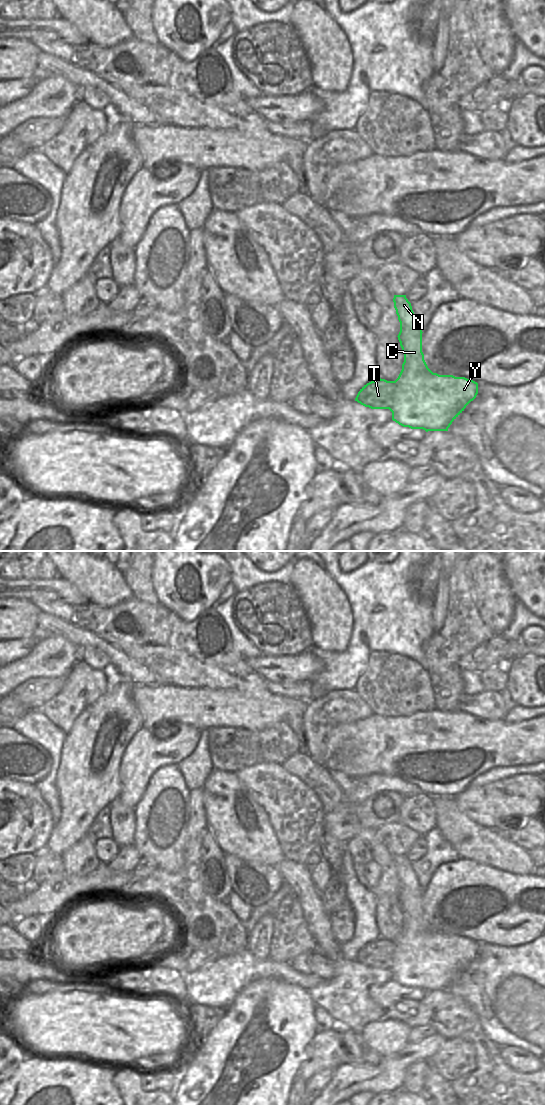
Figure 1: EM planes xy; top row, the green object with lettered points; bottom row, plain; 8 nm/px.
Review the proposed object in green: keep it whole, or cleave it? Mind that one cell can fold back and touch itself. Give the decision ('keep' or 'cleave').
keep

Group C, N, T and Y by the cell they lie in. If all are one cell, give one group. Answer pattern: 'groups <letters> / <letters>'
groups C N T Y

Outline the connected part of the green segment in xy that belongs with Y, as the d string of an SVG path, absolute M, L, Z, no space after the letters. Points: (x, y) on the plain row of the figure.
M394 855L394 868L400 882L398 900L404 914L402 930L395 941L380 937L364 945L355 961L371 969L389 969L392 980L403 987L428 991L448 991L452 982L478 954L478 943L465 937L439 935L427 926L422 912L422 888L406 855Z

